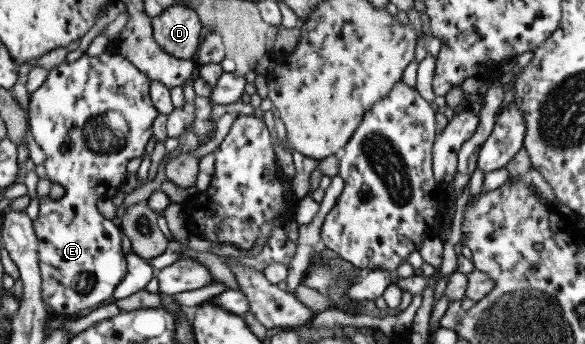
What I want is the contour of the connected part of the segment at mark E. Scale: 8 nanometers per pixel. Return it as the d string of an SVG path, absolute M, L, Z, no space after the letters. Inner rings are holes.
M111 51L99 56L84 54L74 62L54 66L44 83L31 94L28 106L31 134L45 153L43 164L47 177L51 183L58 182L65 187L65 194L59 200L41 197L38 216L32 220L38 240L42 299L50 312L73 316L87 308L101 307L127 272L118 222L103 217L96 204L97 200L111 197L120 189L127 174L127 163L145 152L153 135L153 120L160 112L150 97L150 77L123 55Z

